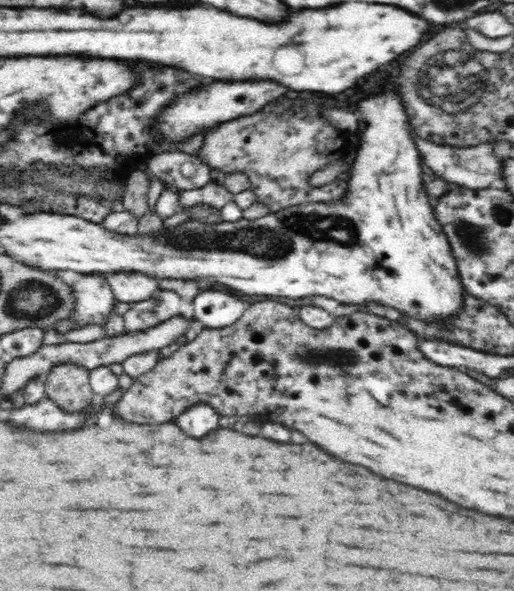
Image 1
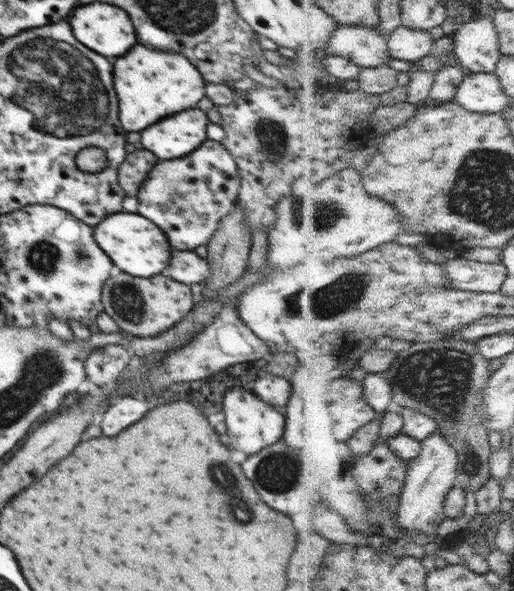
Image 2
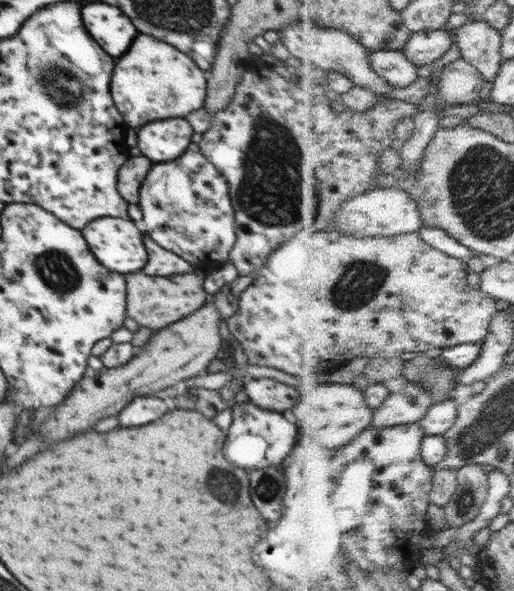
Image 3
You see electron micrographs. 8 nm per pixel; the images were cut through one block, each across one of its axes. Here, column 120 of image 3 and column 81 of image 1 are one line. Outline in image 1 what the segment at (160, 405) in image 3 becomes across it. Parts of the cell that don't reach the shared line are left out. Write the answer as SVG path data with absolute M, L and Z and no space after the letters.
M46 396L36 404L26 404L24 408L14 410L10 422L14 426L26 426L28 430L36 430L36 432L56 432L56 430L76 430L84 424L88 416L94 414L114 416L114 405L104 404L96 399L93 404L84 409L84 412L70 414L60 409L58 404Z

